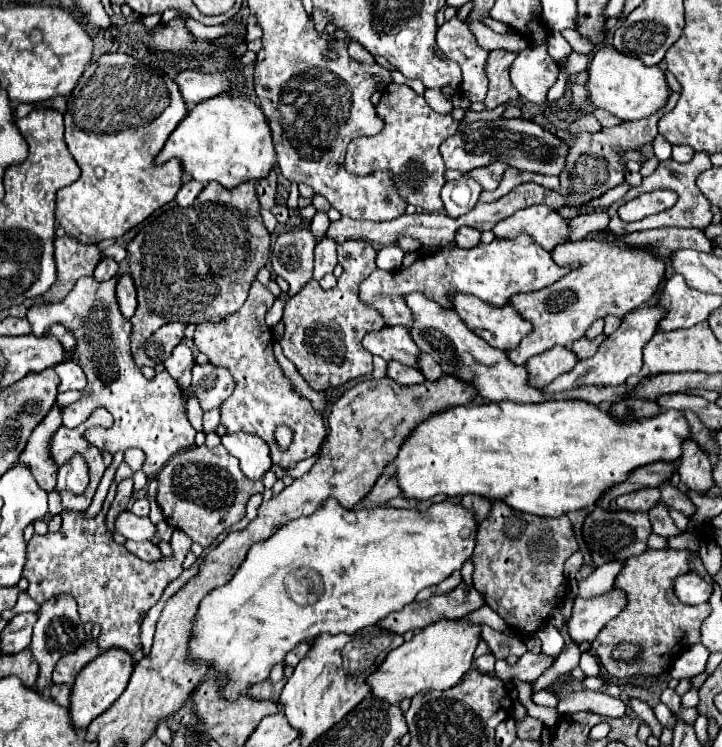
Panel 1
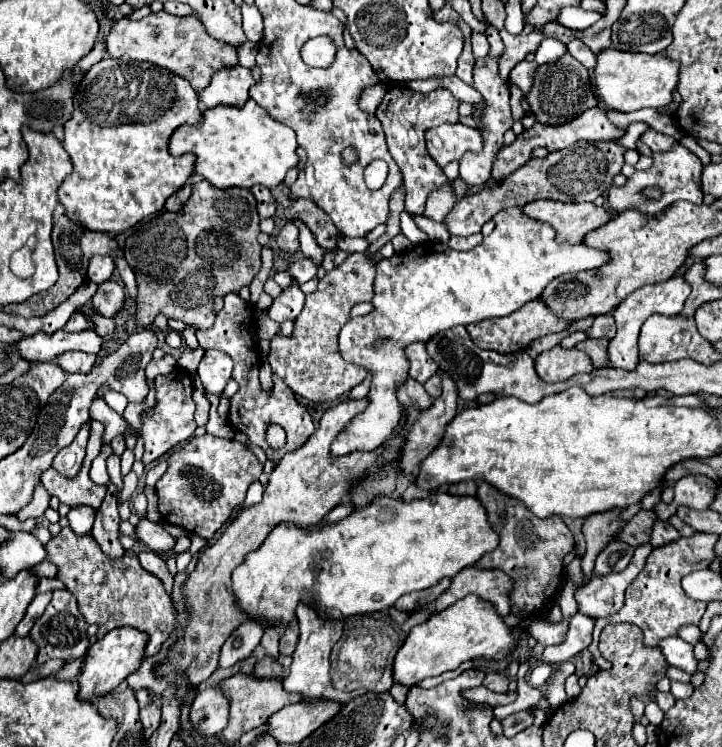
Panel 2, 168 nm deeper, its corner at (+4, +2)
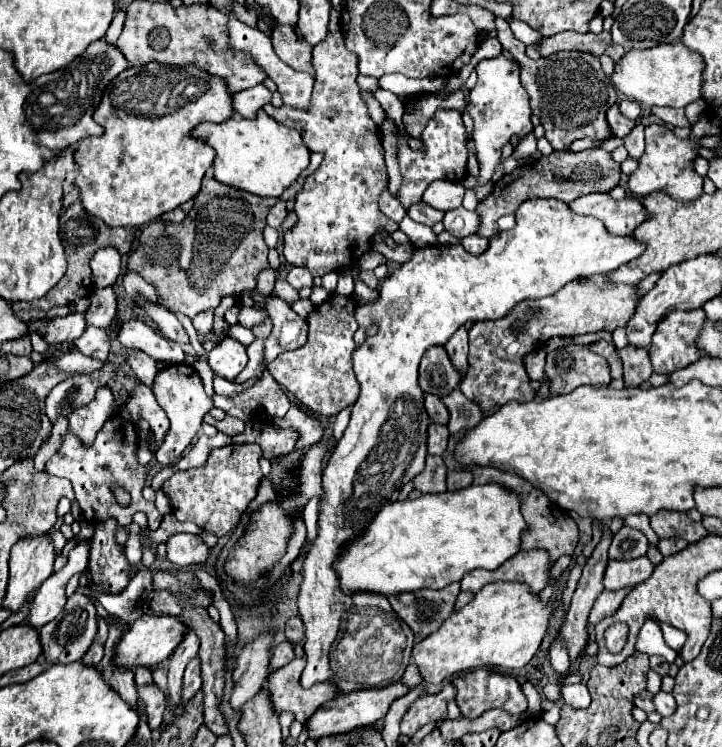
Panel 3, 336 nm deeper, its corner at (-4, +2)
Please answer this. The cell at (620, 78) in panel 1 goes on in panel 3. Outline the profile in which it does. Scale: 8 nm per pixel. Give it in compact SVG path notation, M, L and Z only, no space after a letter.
M674 42L648 50L630 50L622 62L616 62L612 82L626 98L644 106L684 108L702 98L702 70L702 56L690 52L682 42Z

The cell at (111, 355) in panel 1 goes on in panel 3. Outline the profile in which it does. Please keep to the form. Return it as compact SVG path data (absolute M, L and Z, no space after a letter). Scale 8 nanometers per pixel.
M170 364L168 368L160 370L154 379L152 391L157 403L170 420L170 432L166 434L164 444L158 448L156 460L162 466L172 466L182 456L182 452L192 442L192 438L198 434L202 426L202 418L212 408L212 402L210 402L210 396L204 392L200 376L188 364Z

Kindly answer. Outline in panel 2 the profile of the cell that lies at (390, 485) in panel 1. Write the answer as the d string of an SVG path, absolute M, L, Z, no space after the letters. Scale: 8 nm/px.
M442 374L442 386L442 396L436 398L430 410L424 410L408 428L406 446L402 446L402 462L398 462L404 476L414 472L418 464L434 450L434 446L438 446L446 424L456 416L456 384L446 374Z

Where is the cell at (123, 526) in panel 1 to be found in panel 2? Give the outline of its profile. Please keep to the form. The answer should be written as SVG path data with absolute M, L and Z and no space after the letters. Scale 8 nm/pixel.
M140 518L140 522L136 524L136 536L154 552L164 554L170 552L174 546L174 538L158 522L150 522L148 518Z

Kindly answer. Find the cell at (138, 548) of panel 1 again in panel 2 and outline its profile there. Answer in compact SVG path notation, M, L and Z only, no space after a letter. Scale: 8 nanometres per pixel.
M142 550L142 552L138 552L138 560L140 560L140 564L142 564L142 568L144 570L148 570L148 572L152 572L154 576L158 576L160 580L162 580L162 584L164 584L164 588L168 590L168 594L172 592L172 574L168 572L168 568L166 568L166 562L162 560L162 556L160 554L154 554L152 550Z

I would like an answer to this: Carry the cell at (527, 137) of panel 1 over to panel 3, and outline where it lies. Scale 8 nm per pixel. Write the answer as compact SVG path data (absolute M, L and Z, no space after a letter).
M436 110L434 118L424 126L420 140L424 144L422 150L414 150L408 146L406 132L398 130L398 168L402 176L402 186L398 188L398 200L408 210L412 204L418 204L422 200L424 190L428 188L430 182L434 180L450 180L458 182L466 176L464 170L464 124L462 124L462 114L458 110Z

